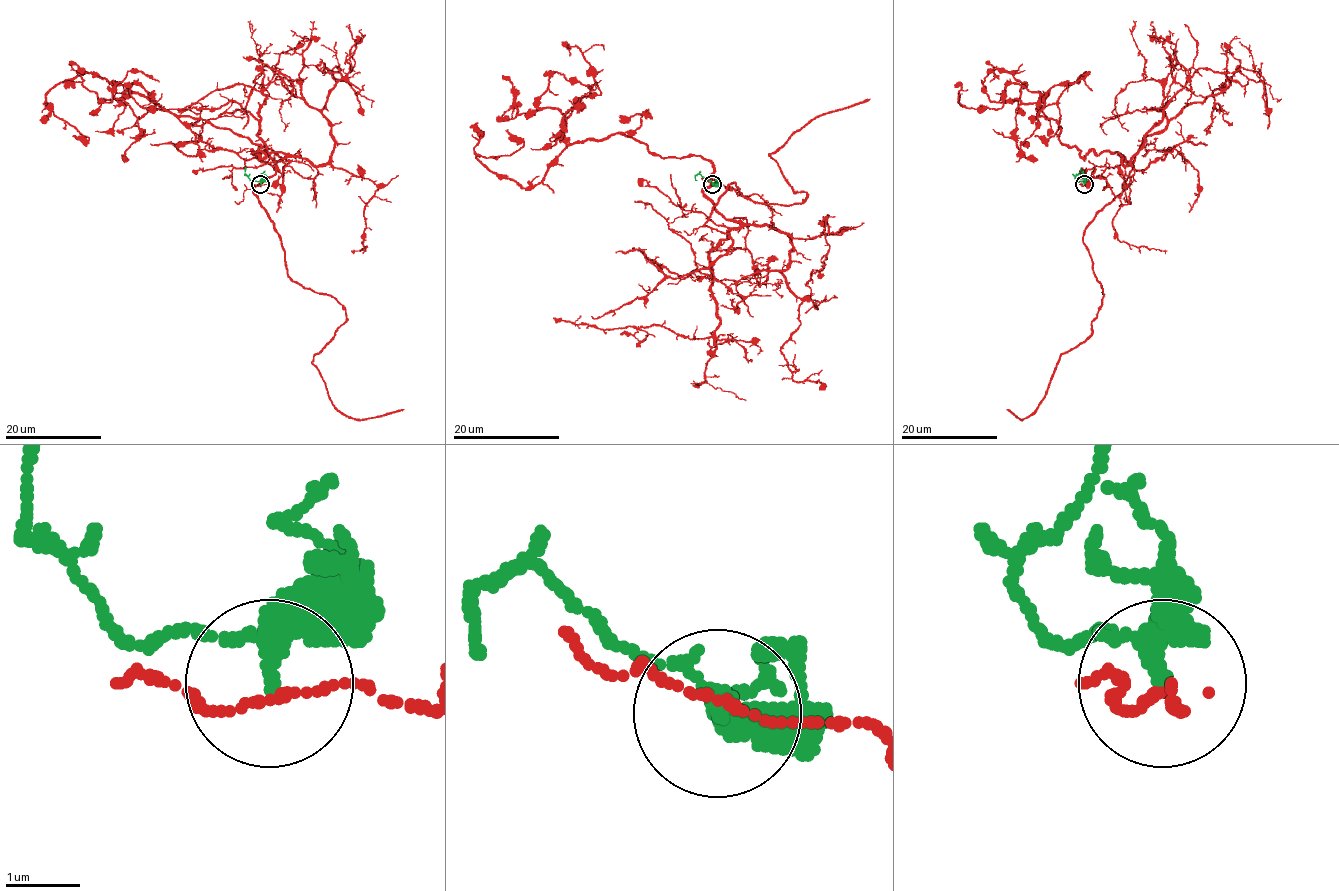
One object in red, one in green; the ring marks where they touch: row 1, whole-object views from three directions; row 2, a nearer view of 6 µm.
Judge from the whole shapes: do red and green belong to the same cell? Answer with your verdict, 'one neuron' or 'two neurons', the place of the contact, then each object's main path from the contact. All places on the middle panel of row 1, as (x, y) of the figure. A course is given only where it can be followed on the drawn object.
two neurons; place (712, 184); course red (713, 184), (774, 228), (713, 208), (708, 160), (620, 134), (518, 186), (476, 156), (524, 145), (505, 130); course green (712, 184), (700, 174), (695, 176), (696, 180)

